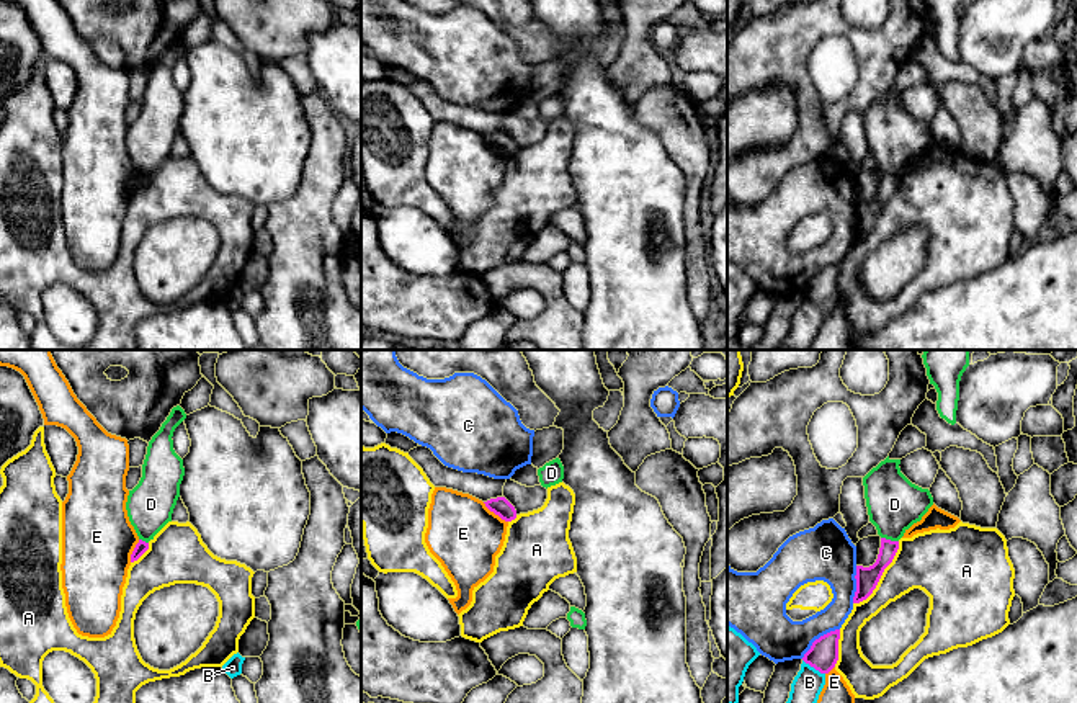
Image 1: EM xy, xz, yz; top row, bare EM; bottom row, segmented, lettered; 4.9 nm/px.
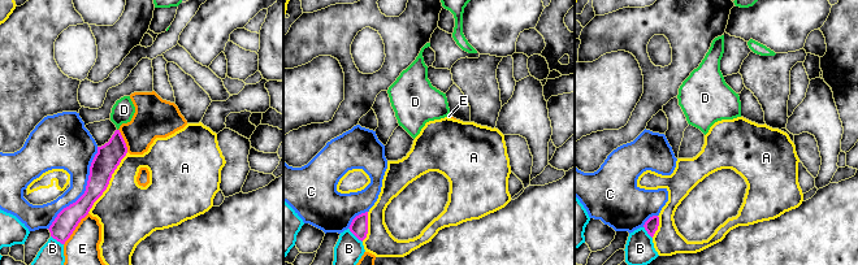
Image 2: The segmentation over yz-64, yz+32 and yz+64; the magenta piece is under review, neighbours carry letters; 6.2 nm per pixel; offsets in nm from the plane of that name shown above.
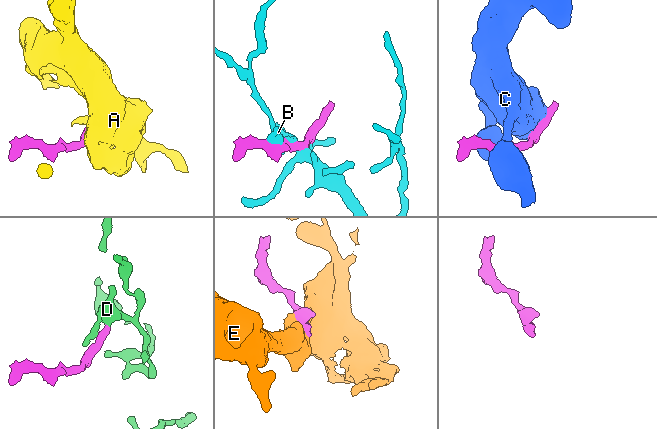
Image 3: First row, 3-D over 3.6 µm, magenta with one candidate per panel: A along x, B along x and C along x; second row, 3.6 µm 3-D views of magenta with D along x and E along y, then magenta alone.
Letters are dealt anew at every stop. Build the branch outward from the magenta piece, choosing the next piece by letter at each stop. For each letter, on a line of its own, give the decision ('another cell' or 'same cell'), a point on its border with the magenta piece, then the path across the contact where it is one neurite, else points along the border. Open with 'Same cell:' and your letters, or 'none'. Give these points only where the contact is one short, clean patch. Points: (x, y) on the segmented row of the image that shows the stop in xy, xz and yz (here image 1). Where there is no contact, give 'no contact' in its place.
Same cell: none
A: another cell; meets magenta in yz at (881, 574)
B: another cell; meets magenta in yz at (814, 667)
C: another cell; meets magenta in yz at (819, 638)
D: another cell; meets magenta in yz at (889, 540); border along yz (881, 537), (898, 541)
E: another cell; meets magenta in xz at (496, 514)

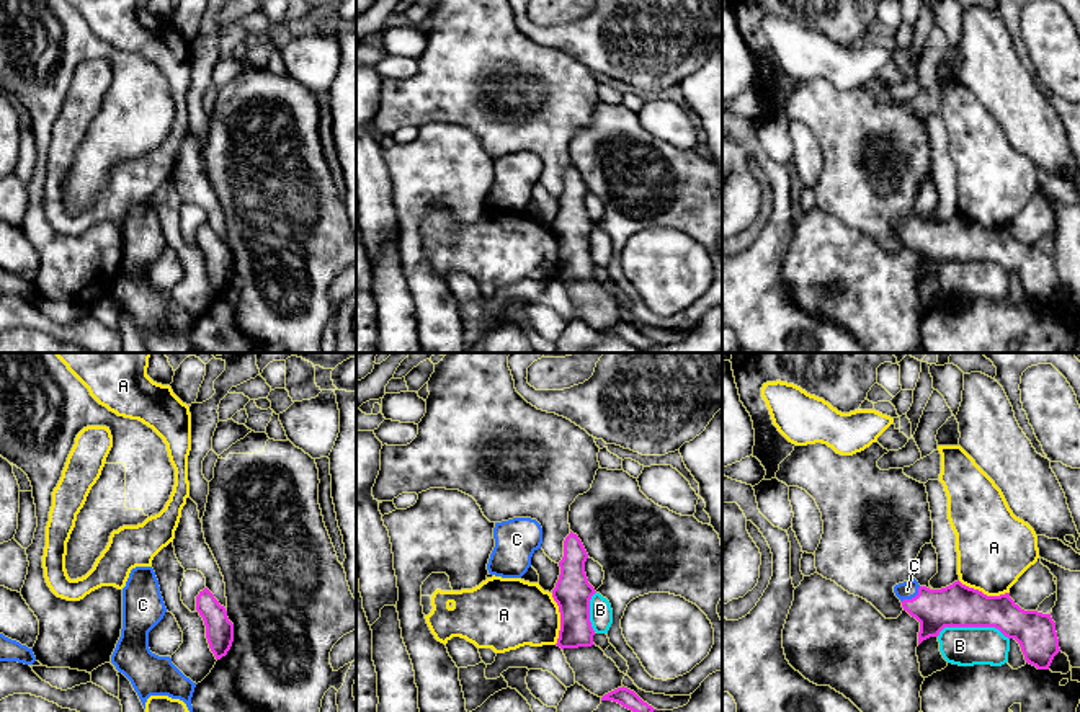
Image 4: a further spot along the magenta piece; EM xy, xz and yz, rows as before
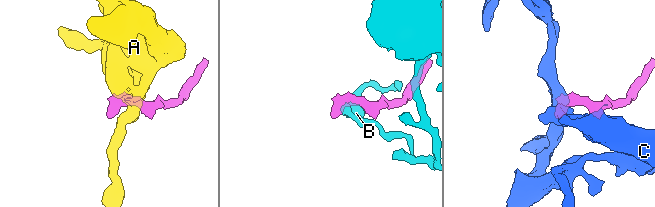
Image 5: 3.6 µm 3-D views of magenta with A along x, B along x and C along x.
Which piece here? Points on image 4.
Same cell: C
A: another cell; meets magenta in xz at (561, 619); border along xz (551, 593), (559, 613), (559, 637), (556, 644)
B: another cell; meets magenta in yz at (972, 626); border along yz (937, 636), (945, 627), (997, 627), (1008, 639)
C: same cell; meets magenta in yz at (912, 598); runs through yz (956, 605), (923, 605), (912, 598), (907, 590)

